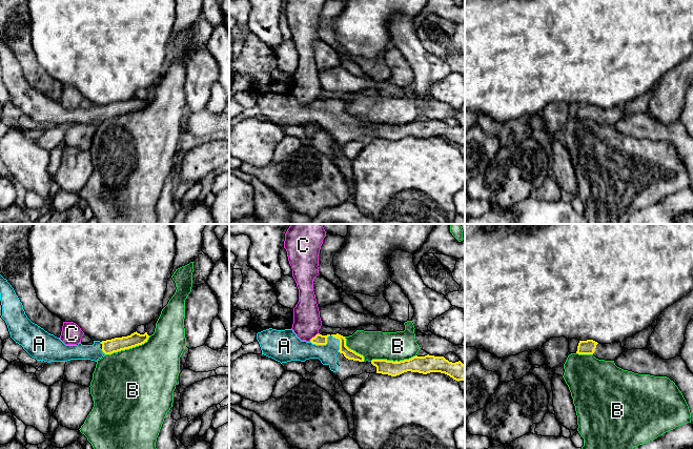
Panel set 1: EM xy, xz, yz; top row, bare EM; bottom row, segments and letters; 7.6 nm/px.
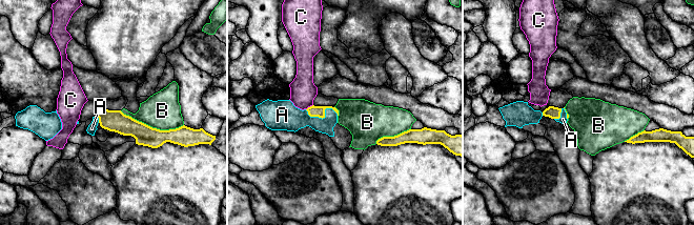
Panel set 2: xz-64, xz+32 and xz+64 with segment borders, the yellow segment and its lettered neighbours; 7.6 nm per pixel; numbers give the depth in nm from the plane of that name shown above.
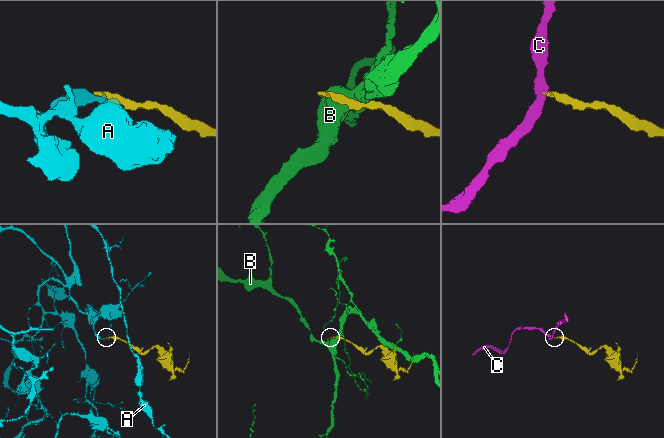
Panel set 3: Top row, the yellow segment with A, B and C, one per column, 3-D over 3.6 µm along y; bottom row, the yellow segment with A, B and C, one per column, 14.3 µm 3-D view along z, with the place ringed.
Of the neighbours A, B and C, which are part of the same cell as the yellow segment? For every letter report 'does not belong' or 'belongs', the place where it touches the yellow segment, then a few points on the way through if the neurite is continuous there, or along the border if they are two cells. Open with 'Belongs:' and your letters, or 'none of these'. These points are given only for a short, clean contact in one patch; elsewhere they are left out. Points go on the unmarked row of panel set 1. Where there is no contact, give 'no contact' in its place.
Belongs: A
A: belongs; contact xz (322, 108); way xz (319, 103), (322, 108), (289, 111)
B: does not belong; contact xy (127, 113)
C: does not belong; contact xz (314, 101); border xz (319, 98), (309, 105)

